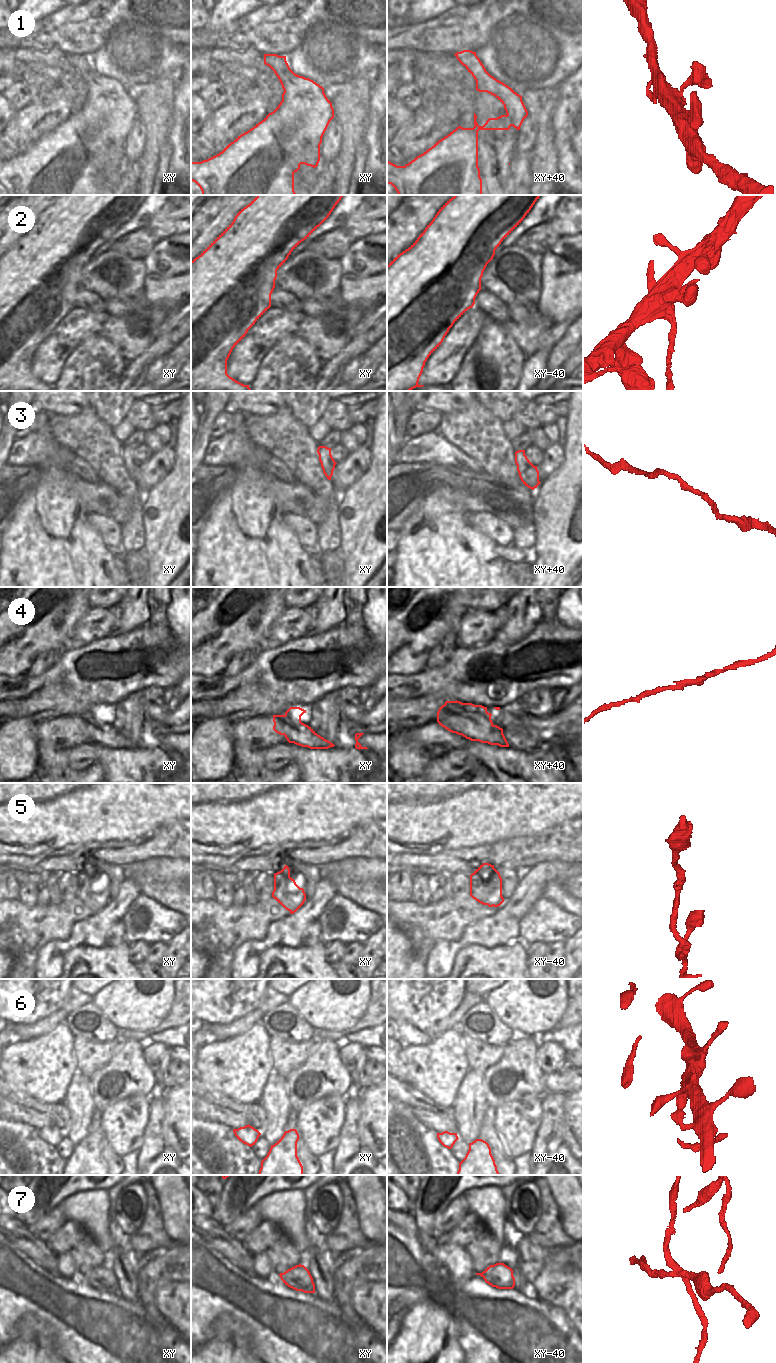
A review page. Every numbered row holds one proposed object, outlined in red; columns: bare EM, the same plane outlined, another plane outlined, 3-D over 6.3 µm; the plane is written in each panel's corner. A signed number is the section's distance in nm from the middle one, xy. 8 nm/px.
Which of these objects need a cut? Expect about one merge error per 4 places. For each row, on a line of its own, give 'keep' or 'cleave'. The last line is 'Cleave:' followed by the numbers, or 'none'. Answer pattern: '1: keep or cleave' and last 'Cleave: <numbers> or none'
1: keep
2: cleave
3: keep
4: keep
5: keep
6: keep
7: cleave
Cleave: 2, 7

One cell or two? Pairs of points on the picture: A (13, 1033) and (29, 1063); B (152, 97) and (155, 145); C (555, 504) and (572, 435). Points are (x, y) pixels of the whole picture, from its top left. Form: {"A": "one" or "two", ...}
{"A": "two", "B": "one", "C": "one"}

